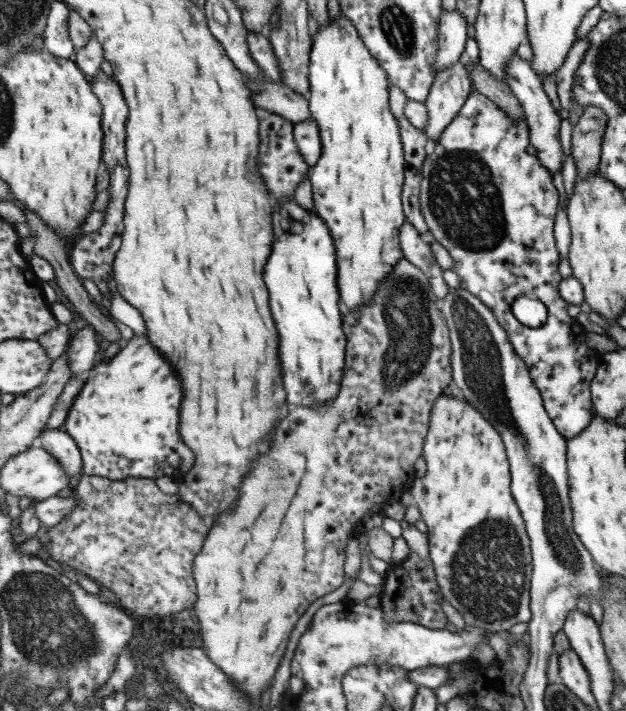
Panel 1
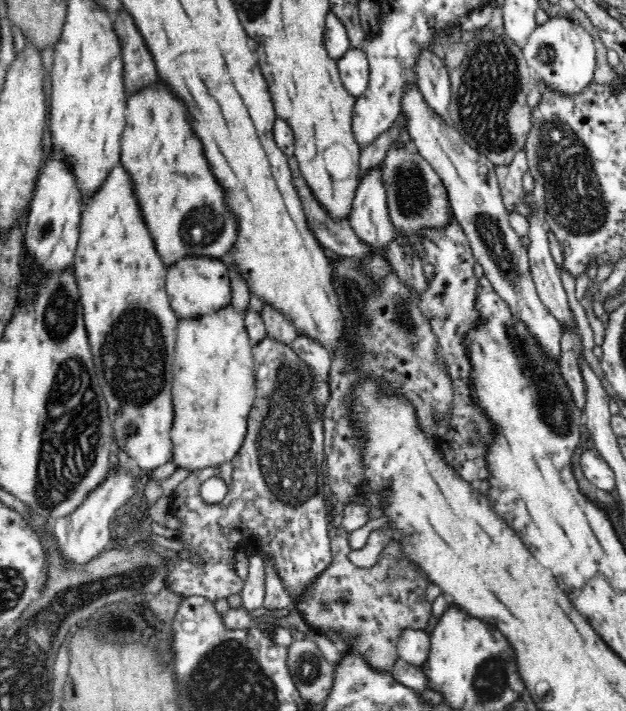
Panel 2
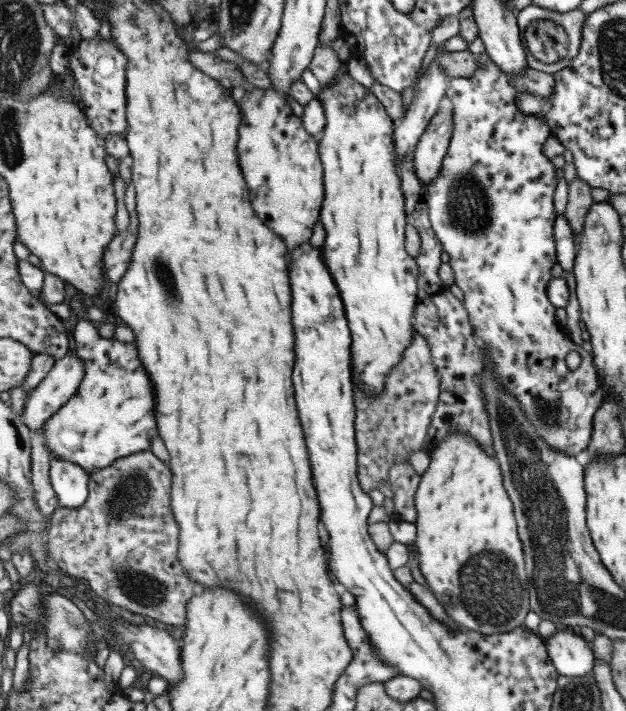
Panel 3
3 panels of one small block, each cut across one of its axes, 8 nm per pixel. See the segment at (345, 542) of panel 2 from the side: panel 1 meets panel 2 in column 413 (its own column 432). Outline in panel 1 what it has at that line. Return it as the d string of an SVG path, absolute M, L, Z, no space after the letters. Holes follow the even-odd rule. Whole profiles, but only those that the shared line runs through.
M411 526L402 531L402 537L411 546L411 553L404 561L390 567L385 574L379 607L386 613L389 624L392 621L411 621L426 625L427 628L444 629L448 621L441 600L445 596L438 583L434 561L431 560L428 533L419 532Z

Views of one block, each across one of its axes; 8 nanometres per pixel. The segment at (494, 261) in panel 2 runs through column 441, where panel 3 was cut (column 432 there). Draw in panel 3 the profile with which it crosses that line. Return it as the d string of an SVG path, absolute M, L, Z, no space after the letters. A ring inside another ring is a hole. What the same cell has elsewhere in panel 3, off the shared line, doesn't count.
M454 110L438 112L425 129L415 153L415 171L425 187L439 175L445 156L449 152L450 140L455 130Z

